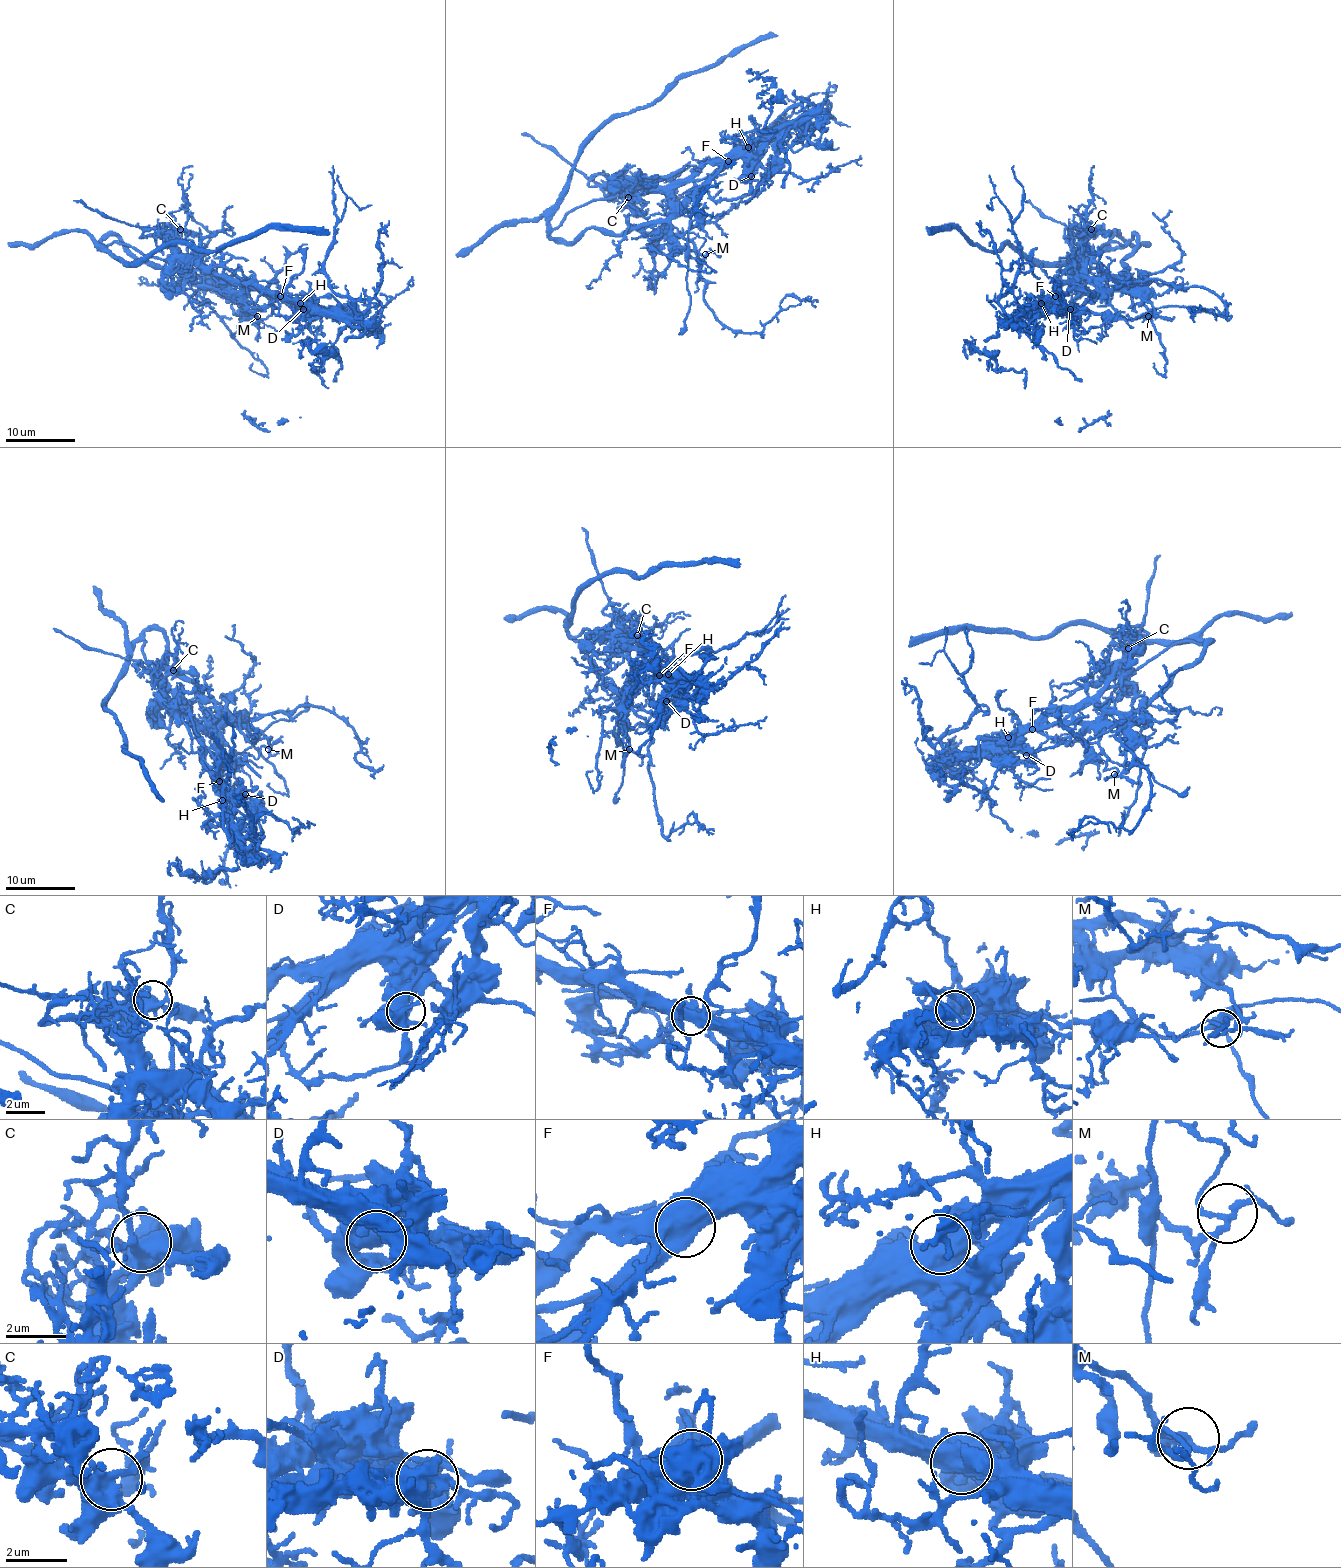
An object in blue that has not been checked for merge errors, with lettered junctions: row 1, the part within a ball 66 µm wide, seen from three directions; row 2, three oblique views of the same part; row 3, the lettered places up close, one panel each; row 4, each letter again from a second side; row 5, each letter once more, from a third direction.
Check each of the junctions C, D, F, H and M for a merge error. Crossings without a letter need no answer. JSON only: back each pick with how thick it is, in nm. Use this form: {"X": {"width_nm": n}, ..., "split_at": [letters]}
{"F": {"width_nm": 650}, "H": {"width_nm": 750}, "split_at": ["F", "H"]}

